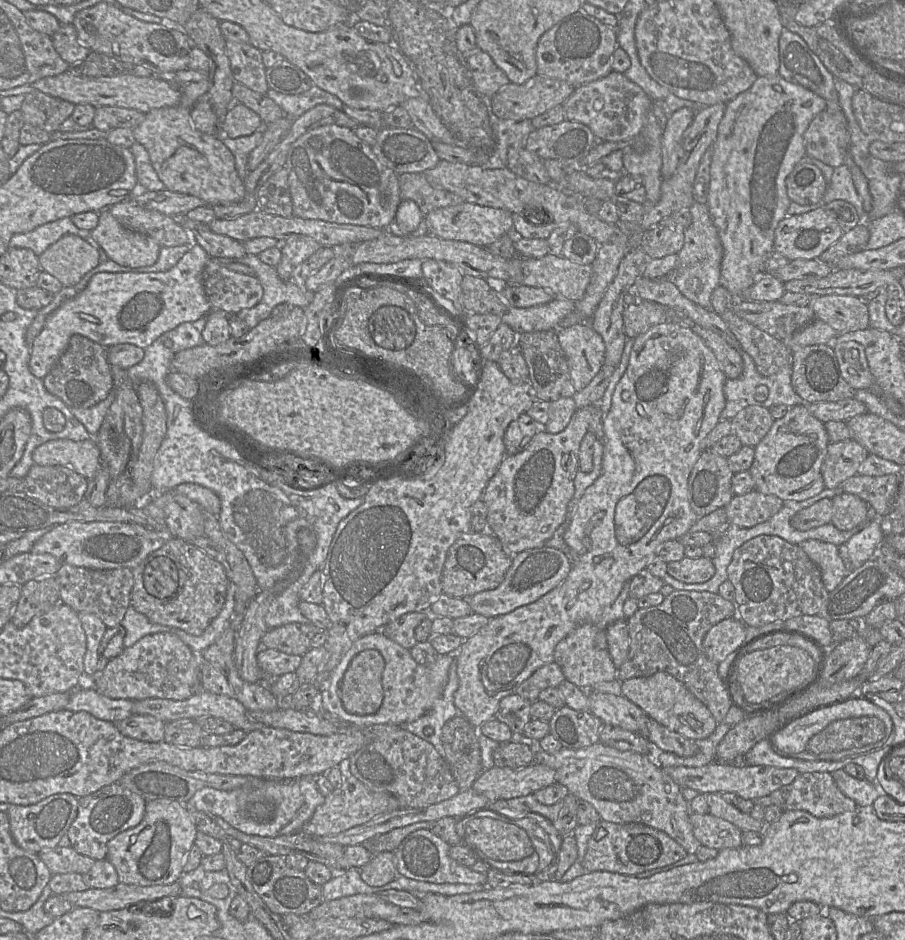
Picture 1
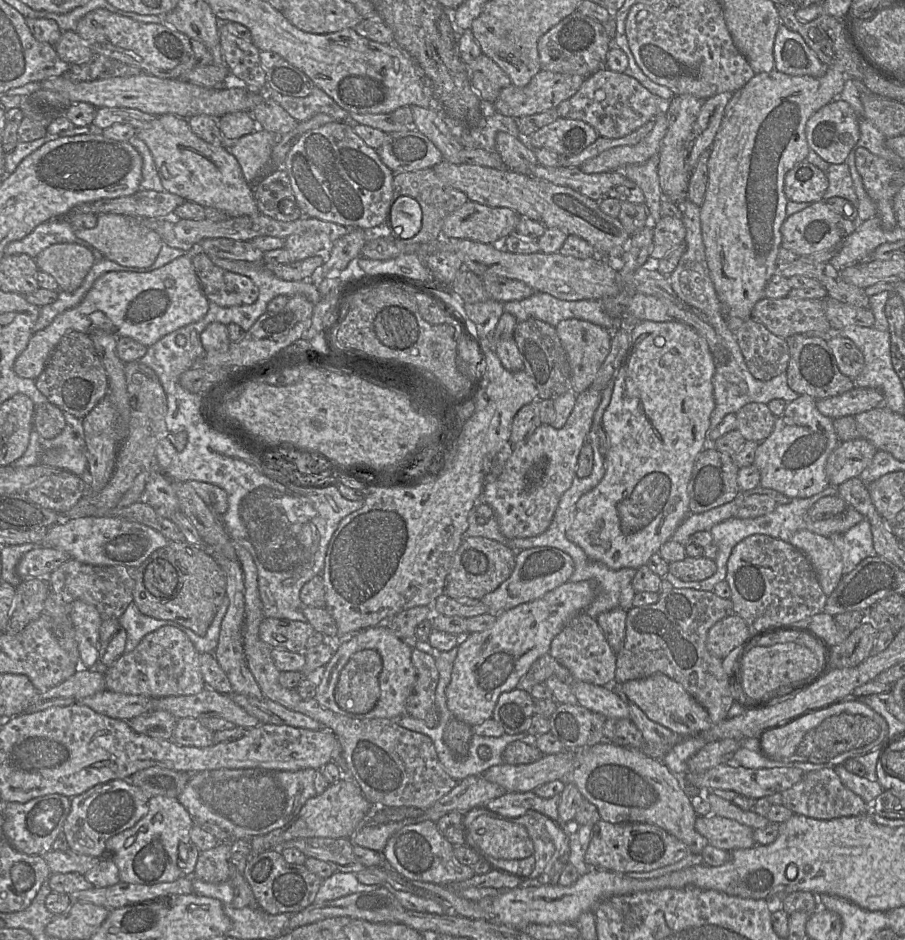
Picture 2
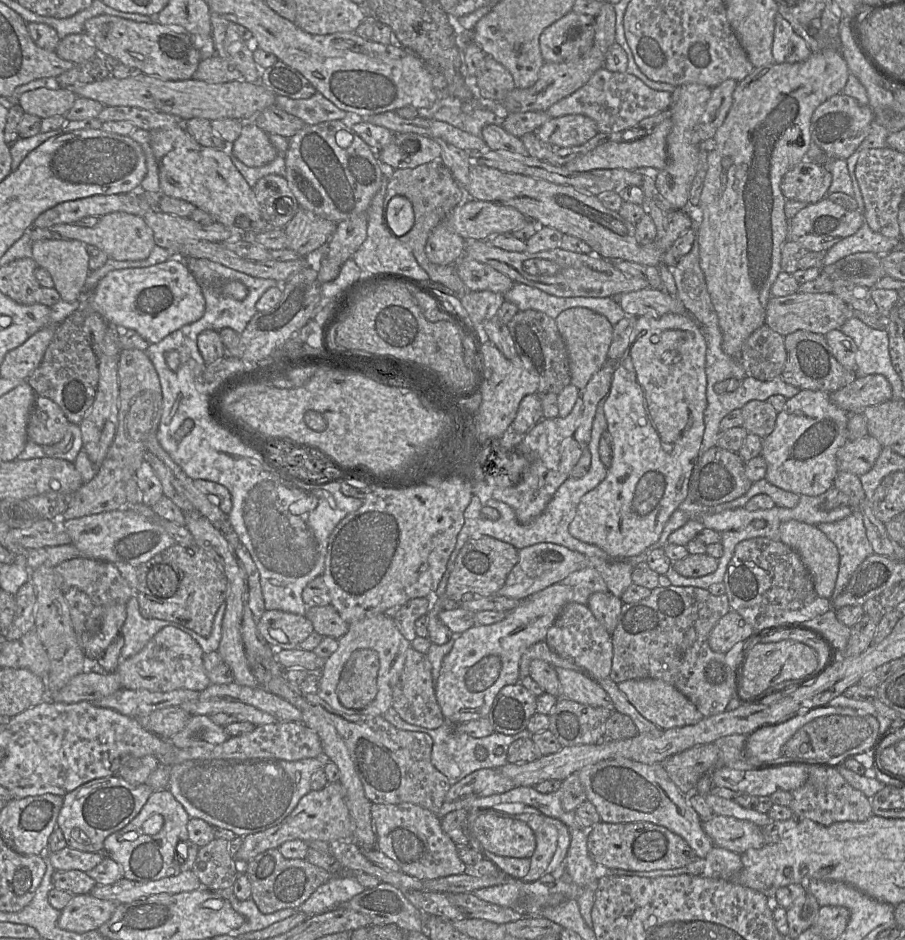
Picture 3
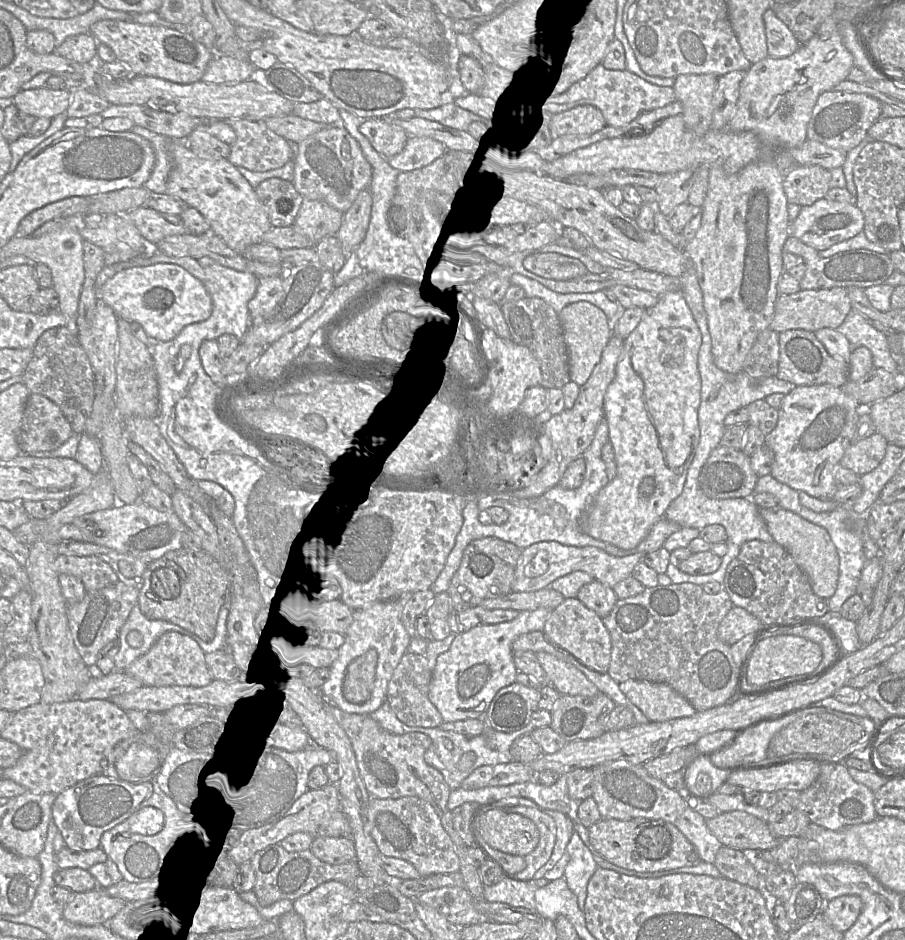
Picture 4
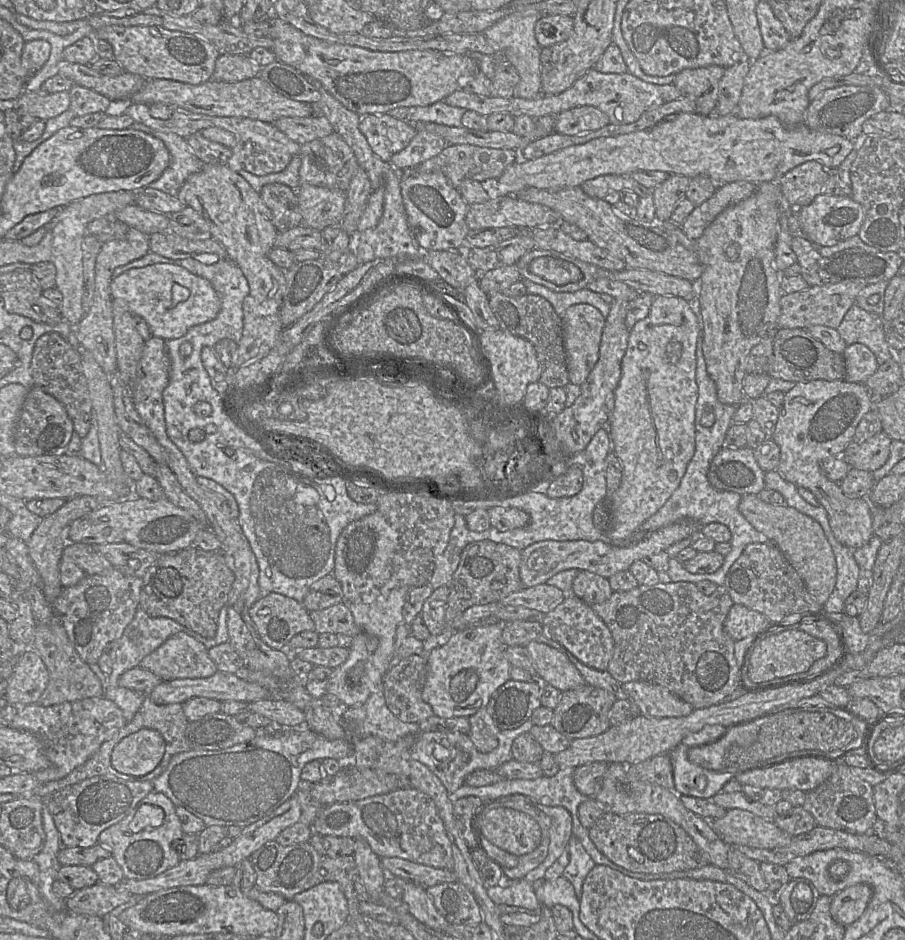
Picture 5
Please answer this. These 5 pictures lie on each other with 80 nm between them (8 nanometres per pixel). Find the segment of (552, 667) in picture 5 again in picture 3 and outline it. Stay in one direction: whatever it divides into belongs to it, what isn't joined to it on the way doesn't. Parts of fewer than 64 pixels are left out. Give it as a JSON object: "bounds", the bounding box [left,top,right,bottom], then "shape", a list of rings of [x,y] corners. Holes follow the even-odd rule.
{"bounds":[555,667,614,711],"shape":[[[555,667],[555,671],[562,697],[581,704],[604,707],[614,711],[610,697],[596,680],[572,669]]]}

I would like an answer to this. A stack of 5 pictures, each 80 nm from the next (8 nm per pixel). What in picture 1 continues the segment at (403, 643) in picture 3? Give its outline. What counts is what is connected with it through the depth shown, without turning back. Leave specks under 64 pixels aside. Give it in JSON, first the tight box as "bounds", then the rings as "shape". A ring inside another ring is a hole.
{"bounds":[318,631,456,726],"shape":[[[383,631],[365,635],[355,641],[344,654],[338,665],[332,671],[330,678],[323,689],[320,689],[318,707],[331,715],[336,716],[347,724],[369,726],[374,724],[402,725],[417,720],[431,709],[434,702],[441,697],[448,682],[449,669],[455,659],[456,653],[437,655],[435,662],[430,665],[420,665],[415,662],[409,649],[406,649],[389,639]],[[367,649],[376,649],[383,656],[385,668],[382,674],[383,702],[379,710],[371,715],[359,716],[348,713],[342,705],[339,688],[351,660],[359,652]]]}

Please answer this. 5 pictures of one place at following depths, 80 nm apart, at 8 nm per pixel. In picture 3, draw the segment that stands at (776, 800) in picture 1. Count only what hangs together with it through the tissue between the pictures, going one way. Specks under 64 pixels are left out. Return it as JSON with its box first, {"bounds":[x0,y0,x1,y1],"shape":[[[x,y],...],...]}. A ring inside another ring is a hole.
{"bounds":[788,765,874,826],"shape":[[[809,765],[809,774],[805,783],[789,792],[792,793],[792,801],[788,807],[798,819],[810,819],[829,826],[836,822],[862,822],[874,815],[871,799],[853,788],[834,766]]]}

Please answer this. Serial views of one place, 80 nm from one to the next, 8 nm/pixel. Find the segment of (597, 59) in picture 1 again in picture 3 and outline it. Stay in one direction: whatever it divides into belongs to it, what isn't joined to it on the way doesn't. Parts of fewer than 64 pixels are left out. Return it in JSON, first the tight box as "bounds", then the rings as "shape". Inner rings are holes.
{"bounds":[540,11,595,62],"shape":[[[573,11],[546,27],[540,35],[545,62],[566,62],[578,58],[591,47],[595,36],[595,17]]]}

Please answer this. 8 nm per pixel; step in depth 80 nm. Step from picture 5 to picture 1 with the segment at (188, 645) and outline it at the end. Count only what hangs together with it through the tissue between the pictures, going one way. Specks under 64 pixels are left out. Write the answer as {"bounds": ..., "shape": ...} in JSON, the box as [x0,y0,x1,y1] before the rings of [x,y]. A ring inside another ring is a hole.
{"bounds":[88,632,200,700],"shape":[[[158,632],[142,637],[132,647],[124,648],[88,683],[99,693],[112,699],[185,700],[200,691],[200,655],[176,634]]]}

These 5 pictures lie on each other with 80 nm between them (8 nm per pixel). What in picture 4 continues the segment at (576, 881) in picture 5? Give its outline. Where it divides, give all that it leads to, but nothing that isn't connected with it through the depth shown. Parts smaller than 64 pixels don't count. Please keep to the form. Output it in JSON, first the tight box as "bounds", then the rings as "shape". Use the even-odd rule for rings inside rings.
{"bounds":[564,832,598,911],"shape":[[[573,832],[567,845],[569,861],[564,878],[570,890],[575,894],[579,908],[583,911],[587,897],[587,885],[598,868],[590,850],[577,832]]]}

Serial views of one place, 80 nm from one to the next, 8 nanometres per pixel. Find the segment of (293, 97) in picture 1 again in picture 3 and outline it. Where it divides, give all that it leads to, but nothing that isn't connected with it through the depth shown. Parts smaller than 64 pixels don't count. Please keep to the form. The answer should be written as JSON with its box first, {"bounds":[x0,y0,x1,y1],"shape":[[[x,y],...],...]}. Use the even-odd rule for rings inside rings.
{"bounds":[275,91,347,126],"shape":[[[318,91],[308,99],[291,99],[286,96],[276,95],[275,105],[302,119],[306,126],[343,120],[347,117],[346,111],[339,109]]]}

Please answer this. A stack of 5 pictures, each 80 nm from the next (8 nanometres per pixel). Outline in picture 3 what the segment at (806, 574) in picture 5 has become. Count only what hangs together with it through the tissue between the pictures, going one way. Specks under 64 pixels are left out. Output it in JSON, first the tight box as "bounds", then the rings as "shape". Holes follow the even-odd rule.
{"bounds":[779,520,839,599],"shape":[[[796,520],[782,523],[779,533],[780,541],[799,554],[811,575],[816,593],[830,599],[839,568],[835,544],[816,526]]]}

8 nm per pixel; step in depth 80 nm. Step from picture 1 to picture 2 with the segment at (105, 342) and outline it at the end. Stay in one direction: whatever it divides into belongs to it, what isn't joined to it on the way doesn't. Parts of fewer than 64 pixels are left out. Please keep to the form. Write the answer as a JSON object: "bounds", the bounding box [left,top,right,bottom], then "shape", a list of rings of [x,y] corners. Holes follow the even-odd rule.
{"bounds":[14,250,209,379],"shape":[[[190,250],[185,255],[150,272],[108,272],[100,276],[75,307],[59,314],[50,325],[33,332],[25,350],[14,362],[15,373],[22,378],[36,379],[43,371],[51,352],[68,331],[91,335],[106,332],[117,337],[130,337],[149,347],[163,336],[200,321],[209,310],[195,273]]]}

